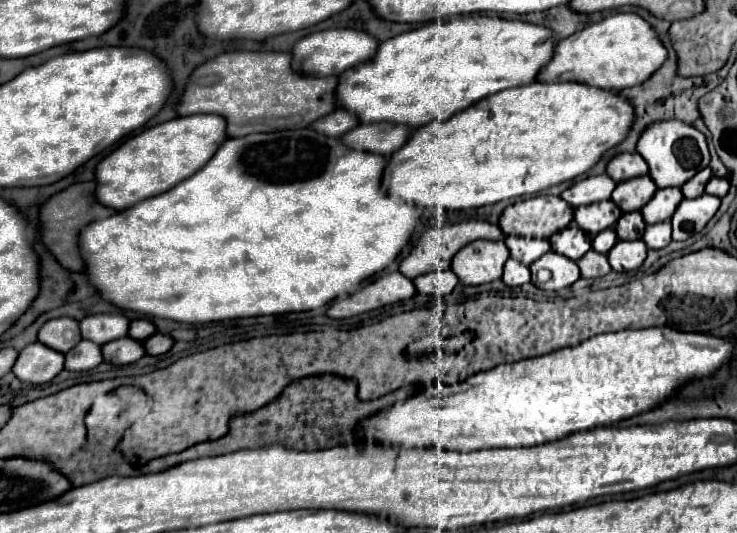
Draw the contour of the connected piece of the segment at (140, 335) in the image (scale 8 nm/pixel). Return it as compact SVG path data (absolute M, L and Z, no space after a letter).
M132 320L130 322L130 330L128 330L128 336L138 340L138 342L144 342L146 338L150 338L152 334L156 332L154 324L150 320Z

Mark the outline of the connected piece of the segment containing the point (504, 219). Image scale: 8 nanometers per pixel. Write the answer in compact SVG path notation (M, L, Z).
M534 196L508 206L500 216L504 236L550 238L572 222L572 206L560 196Z

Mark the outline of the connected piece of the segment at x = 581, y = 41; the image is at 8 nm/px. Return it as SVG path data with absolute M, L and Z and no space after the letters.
M618 12L598 24L560 40L552 60L540 70L536 82L580 82L602 90L624 90L644 82L666 60L666 48L656 32L634 12Z

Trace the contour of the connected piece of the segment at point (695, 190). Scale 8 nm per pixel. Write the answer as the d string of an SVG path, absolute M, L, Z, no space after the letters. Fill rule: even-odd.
M704 168L704 170L700 170L694 178L690 178L690 180L682 186L684 198L698 198L698 196L702 196L702 194L704 194L704 186L706 186L706 182L708 182L710 176L712 176L710 168Z

